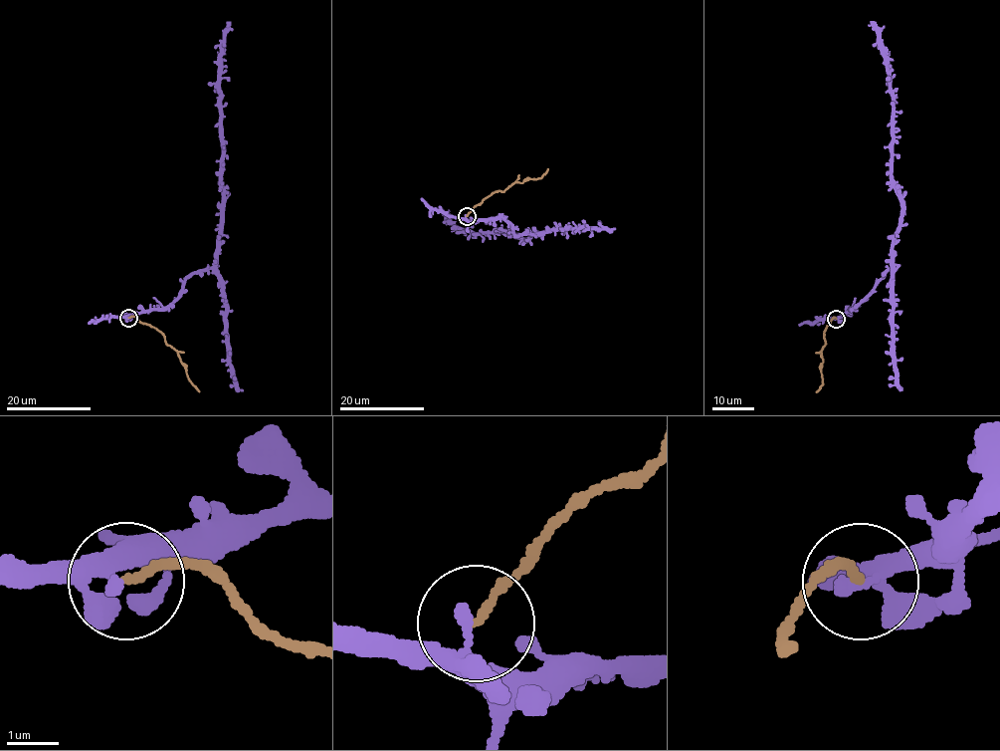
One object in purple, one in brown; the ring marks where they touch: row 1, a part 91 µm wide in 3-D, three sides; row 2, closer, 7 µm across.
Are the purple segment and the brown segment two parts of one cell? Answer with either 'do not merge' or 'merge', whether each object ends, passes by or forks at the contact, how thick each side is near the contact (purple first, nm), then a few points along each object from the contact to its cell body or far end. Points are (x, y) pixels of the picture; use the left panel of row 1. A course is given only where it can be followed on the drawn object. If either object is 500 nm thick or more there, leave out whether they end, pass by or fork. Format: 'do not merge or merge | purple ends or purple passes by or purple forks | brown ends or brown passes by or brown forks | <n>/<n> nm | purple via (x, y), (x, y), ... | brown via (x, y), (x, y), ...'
do not merge | purple forks | brown ends | 190/140 nm | purple via (128, 317), (170, 307), (187, 278), (213, 265), (222, 213), (220, 56), (223, 32), (231, 22) | brown via (129, 317), (150, 325), (163, 335), (165, 343), (177, 352), (190, 382), (199, 391)

